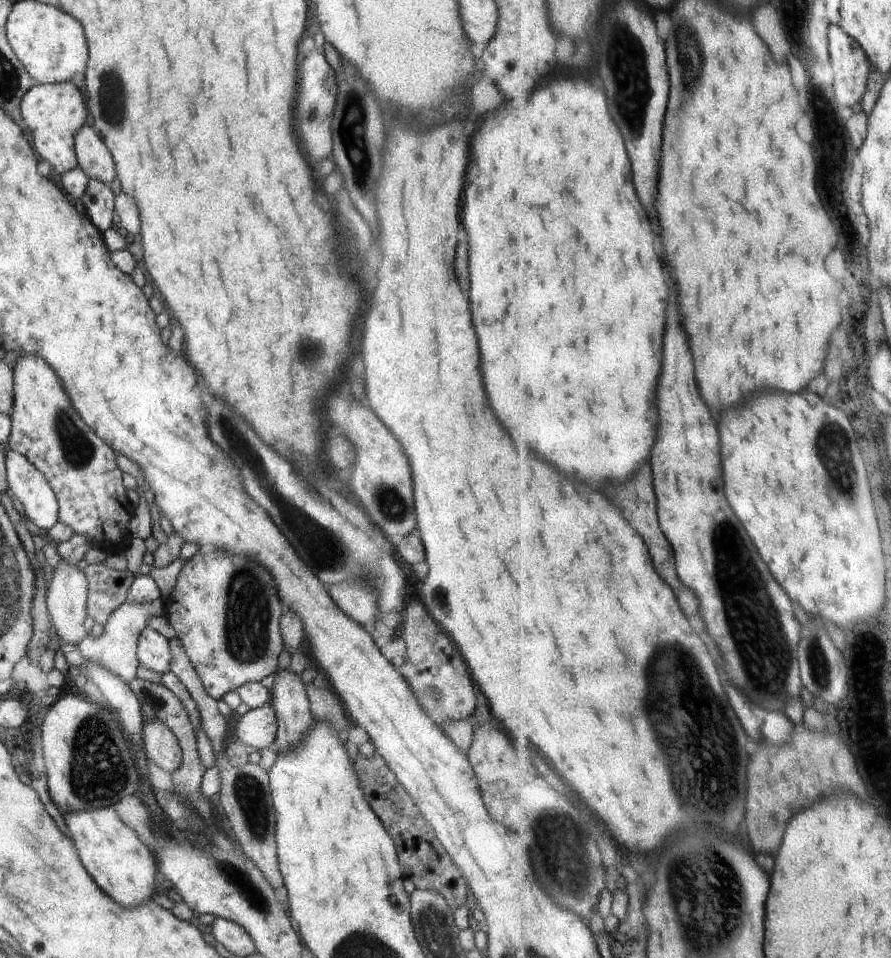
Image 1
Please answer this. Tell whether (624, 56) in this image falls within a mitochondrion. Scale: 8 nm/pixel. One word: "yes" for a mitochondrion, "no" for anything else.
yes

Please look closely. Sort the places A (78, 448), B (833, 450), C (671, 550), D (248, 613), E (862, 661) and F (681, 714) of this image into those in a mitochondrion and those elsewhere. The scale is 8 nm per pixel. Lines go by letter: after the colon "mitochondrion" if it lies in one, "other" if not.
A: mitochondrion
B: mitochondrion
C: other
D: mitochondrion
E: other
F: mitochondrion

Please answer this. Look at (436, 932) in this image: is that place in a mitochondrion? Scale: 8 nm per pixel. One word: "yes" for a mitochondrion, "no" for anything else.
yes

